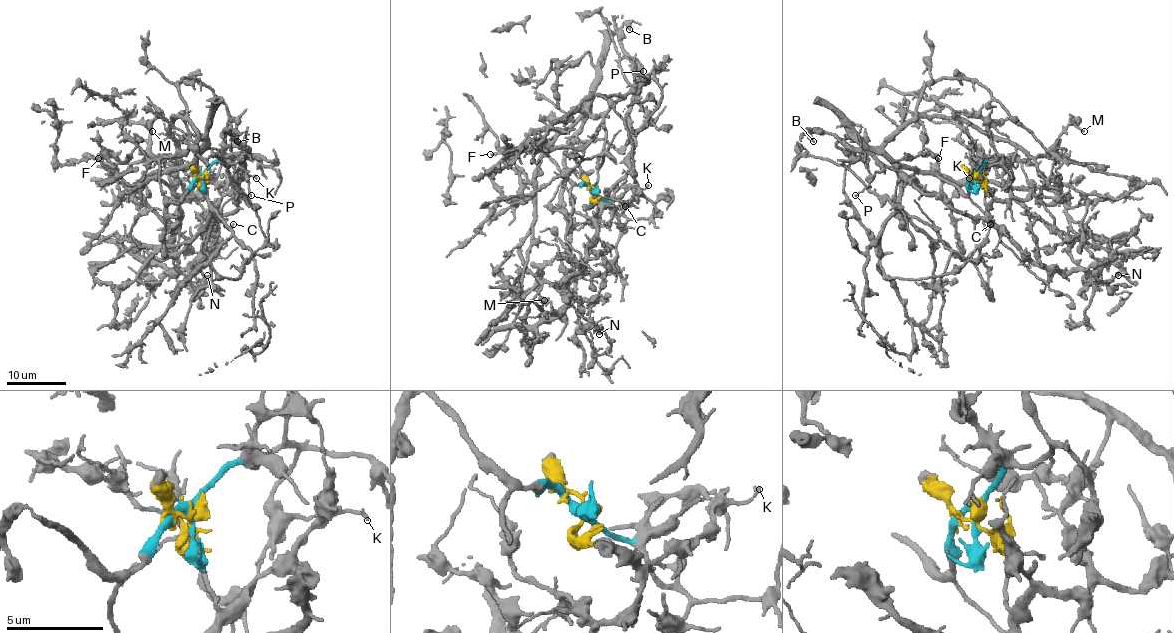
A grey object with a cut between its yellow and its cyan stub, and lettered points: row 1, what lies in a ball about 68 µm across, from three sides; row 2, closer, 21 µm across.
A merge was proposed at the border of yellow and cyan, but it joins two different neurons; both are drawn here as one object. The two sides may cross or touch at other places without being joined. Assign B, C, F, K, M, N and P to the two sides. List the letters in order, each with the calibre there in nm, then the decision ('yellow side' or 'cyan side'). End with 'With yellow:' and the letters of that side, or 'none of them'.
B: calibre 240 nm; yellow side
C: calibre 100 nm; yellow side
F: calibre 140 nm; cyan side
K: calibre 160 nm; yellow side
M: calibre 150 nm; cyan side
N: calibre 130 nm; yellow side
P: calibre 110 nm; yellow side
With yellow: B, C, K, N, P

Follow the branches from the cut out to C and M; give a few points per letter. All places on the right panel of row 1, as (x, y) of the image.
C: (976, 176), (985, 191), (983, 228), (989, 223)
M: (976, 176), (967, 194), (902, 167), (883, 146), (921, 117), (961, 117), (1034, 157), (1069, 124), (1084, 131)

